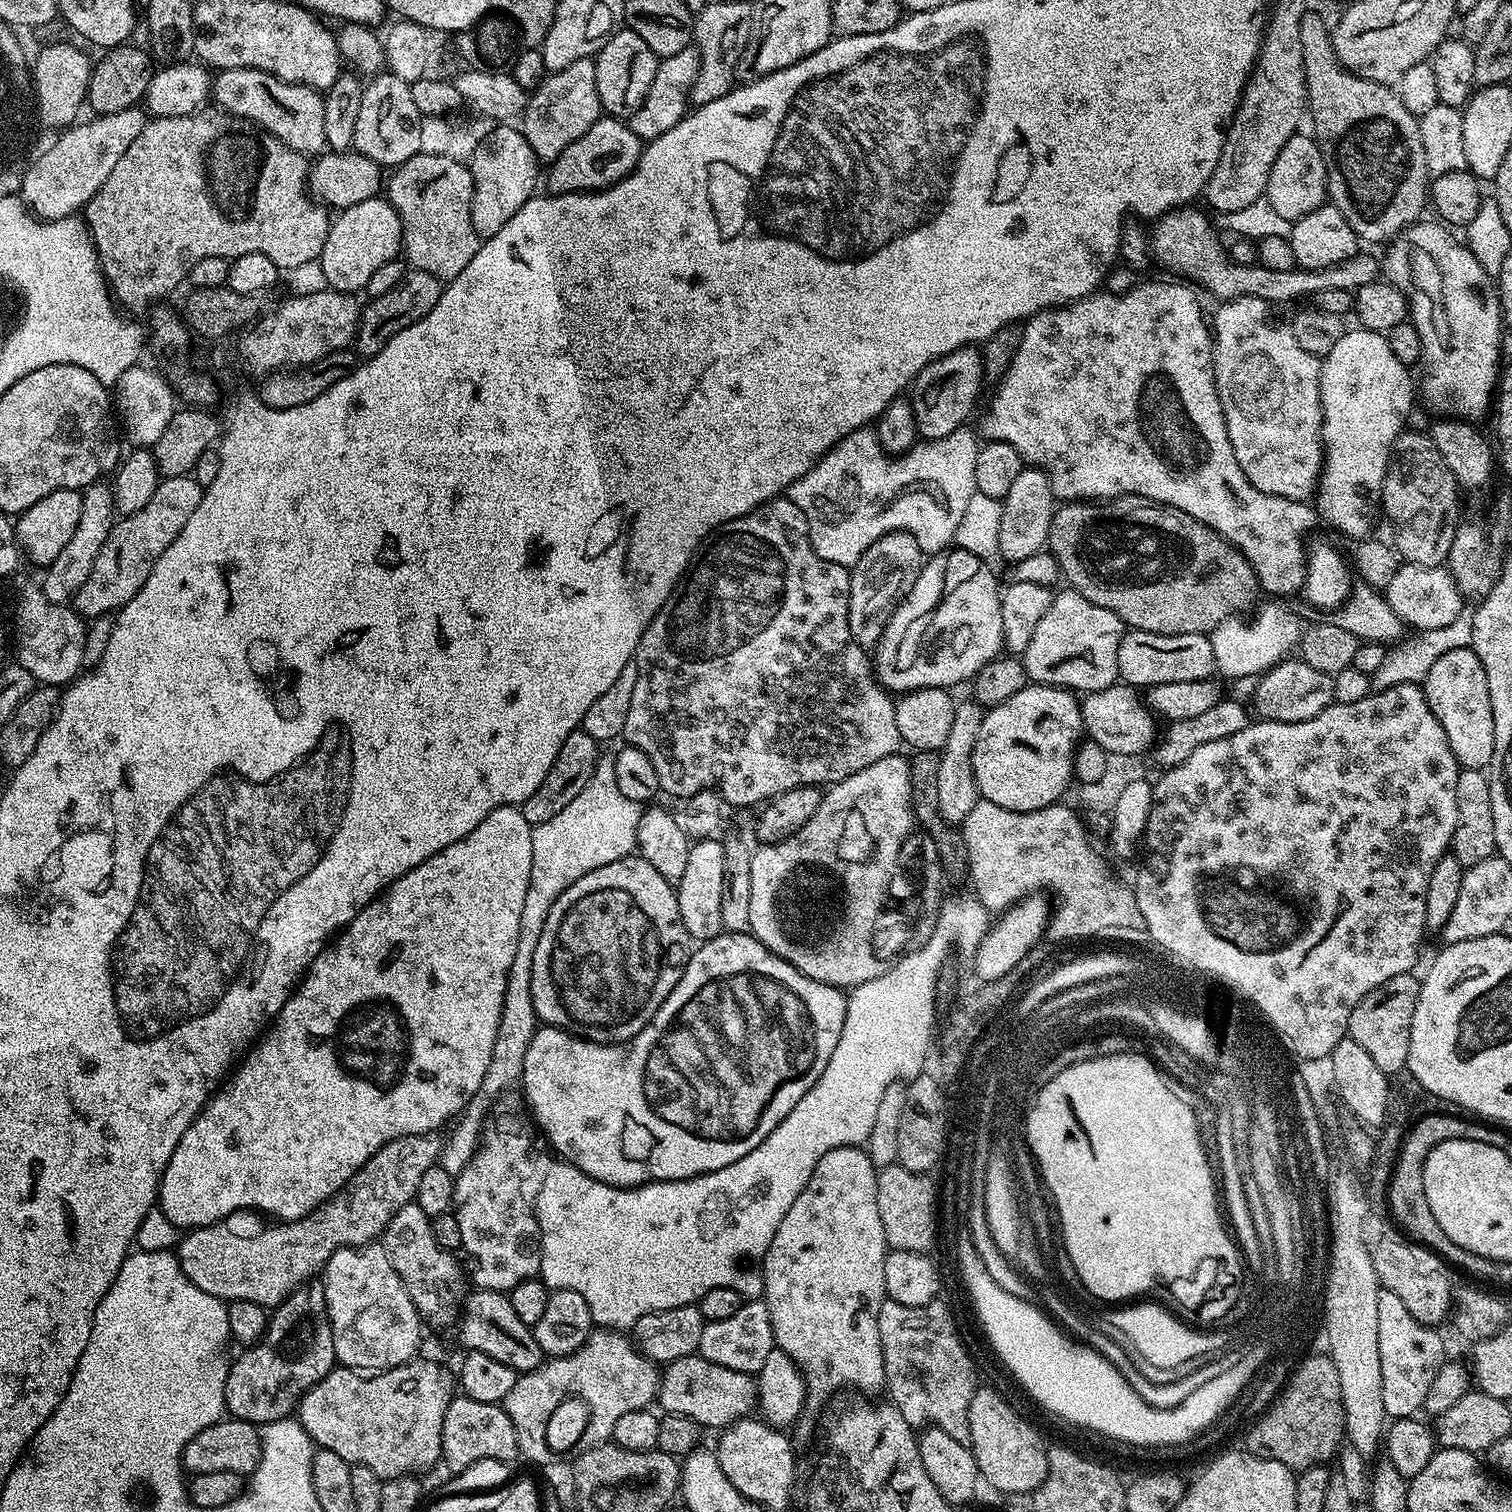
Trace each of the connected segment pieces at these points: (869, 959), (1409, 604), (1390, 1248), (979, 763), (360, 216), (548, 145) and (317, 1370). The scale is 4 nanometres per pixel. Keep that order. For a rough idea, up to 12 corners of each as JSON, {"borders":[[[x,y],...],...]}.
{"borders":[[[887,756],[750,862],[750,932],[851,990],[896,855],[910,770]],[[1401,563],[1384,588],[1407,627],[1450,627],[1464,597],[1451,569]],[[1403,1235],[1371,1245],[1376,1279],[1422,1326],[1450,1316],[1449,1265]],[[1032,682],[987,709],[979,795],[1057,803],[1084,732],[1077,693]],[[387,198],[331,221],[318,261],[329,289],[367,289],[402,252]],[[595,59],[545,75],[522,131],[551,162],[602,115]],[[323,1283],[231,1361],[227,1415],[289,1419],[338,1364]]]}

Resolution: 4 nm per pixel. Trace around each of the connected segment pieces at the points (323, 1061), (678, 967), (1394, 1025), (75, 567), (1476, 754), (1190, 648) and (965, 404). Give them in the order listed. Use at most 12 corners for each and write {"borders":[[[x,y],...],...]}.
{"borders":[[[495,808],[313,958],[160,1174],[301,1220],[477,1099],[530,886]],[[638,854],[590,870],[534,946],[537,1021],[624,1044],[694,951]],[[1420,980],[1370,990],[1348,1036],[1389,1078],[1408,1066]],[[88,485],[74,535],[43,569],[50,603],[67,605],[111,534],[111,487]],[[1468,646],[1437,656],[1422,687],[1461,768],[1494,754],[1490,686]],[[1125,631],[1119,679],[1147,690],[1217,671],[1202,632]],[[959,348],[927,364],[910,392],[917,433],[965,427],[984,358]]]}

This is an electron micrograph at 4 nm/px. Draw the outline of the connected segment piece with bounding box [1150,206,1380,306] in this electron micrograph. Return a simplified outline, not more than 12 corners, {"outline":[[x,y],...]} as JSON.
{"outline":[[1196,206],[1150,228],[1155,263],[1220,302],[1276,306],[1377,283],[1354,255],[1317,272],[1237,264]]}

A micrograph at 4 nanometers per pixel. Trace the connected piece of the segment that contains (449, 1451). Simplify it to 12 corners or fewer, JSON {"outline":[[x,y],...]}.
{"outline":[[457,1395],[442,1418],[449,1473],[512,1462],[520,1447],[500,1404]]}

